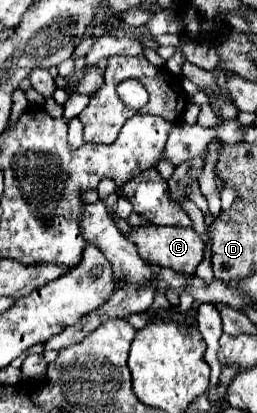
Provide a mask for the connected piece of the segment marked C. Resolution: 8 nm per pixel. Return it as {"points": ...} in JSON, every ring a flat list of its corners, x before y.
{"points":[[146,225,138,227,132,233,128,233,132,243,136,243,140,255,150,261,152,265,168,267,180,273,196,273,196,267,200,265,204,257,204,241,192,227,156,227,156,225]]}

